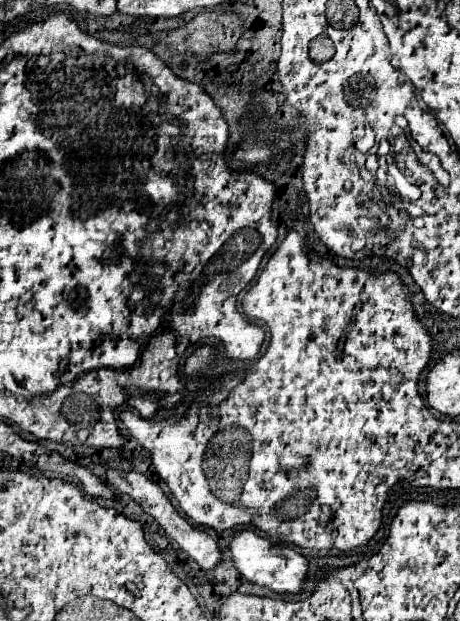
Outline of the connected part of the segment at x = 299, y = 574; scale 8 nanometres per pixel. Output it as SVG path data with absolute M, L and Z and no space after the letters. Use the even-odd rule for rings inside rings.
M239 531L229 541L229 551L233 559L233 567L251 583L269 587L277 593L299 593L305 573L307 573L307 559L295 553L289 547L275 545L269 539L255 535L253 531Z

